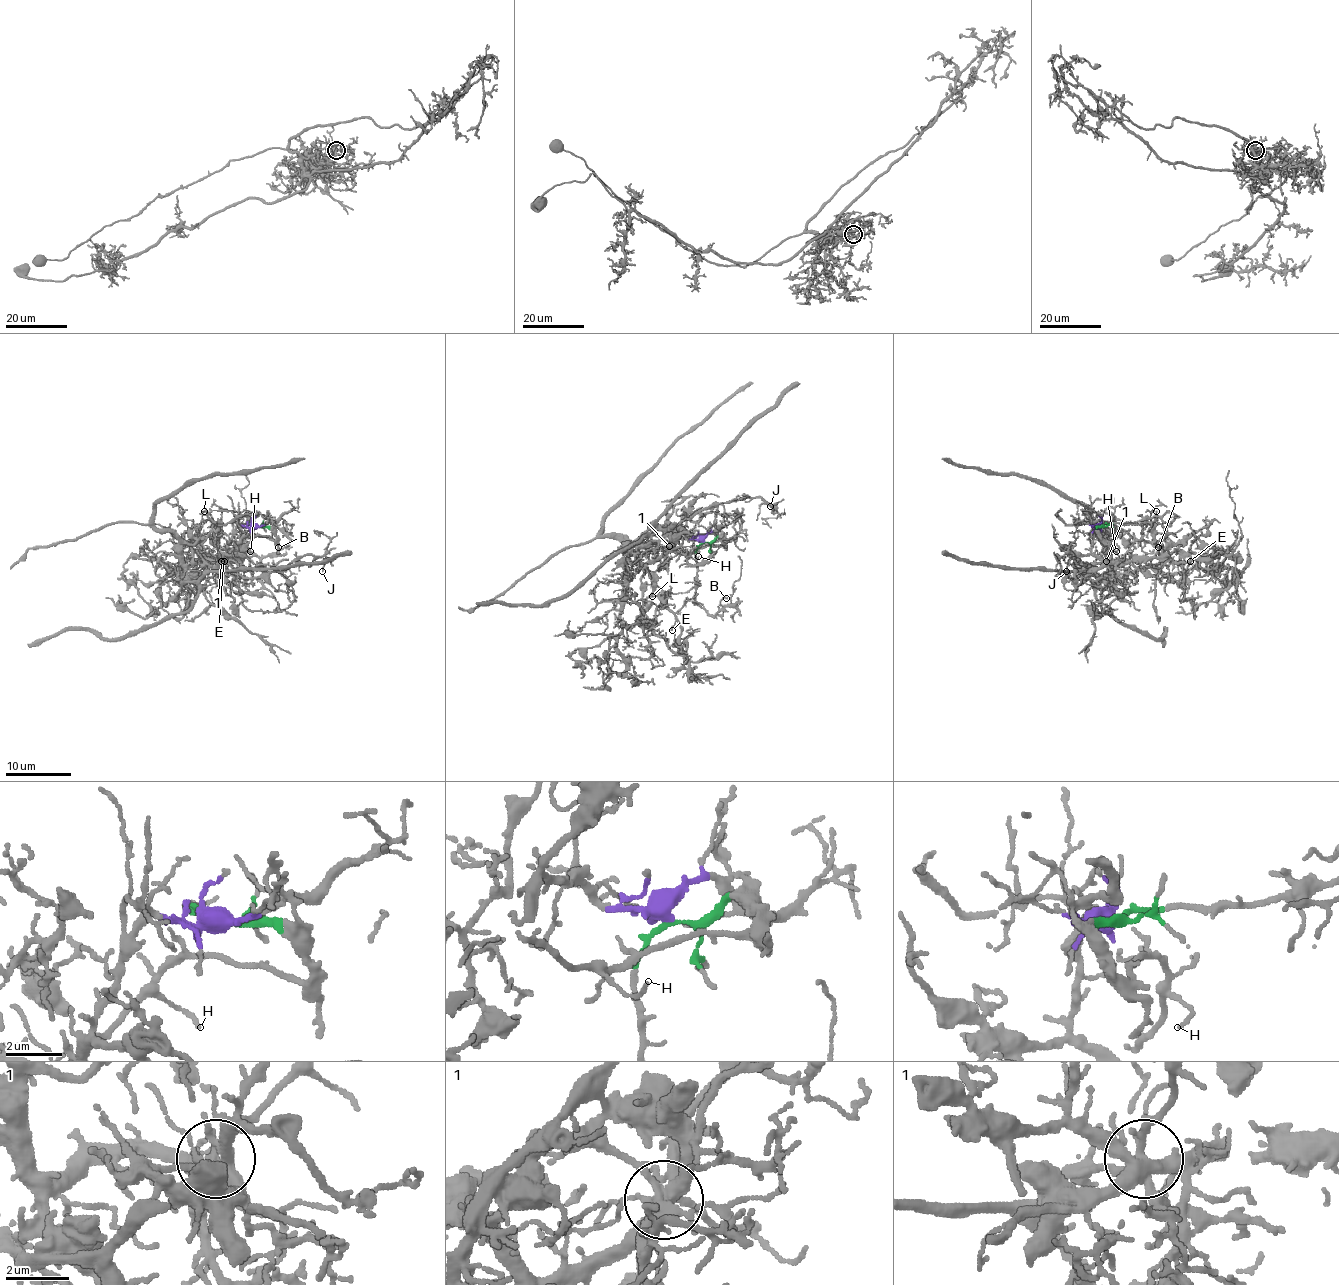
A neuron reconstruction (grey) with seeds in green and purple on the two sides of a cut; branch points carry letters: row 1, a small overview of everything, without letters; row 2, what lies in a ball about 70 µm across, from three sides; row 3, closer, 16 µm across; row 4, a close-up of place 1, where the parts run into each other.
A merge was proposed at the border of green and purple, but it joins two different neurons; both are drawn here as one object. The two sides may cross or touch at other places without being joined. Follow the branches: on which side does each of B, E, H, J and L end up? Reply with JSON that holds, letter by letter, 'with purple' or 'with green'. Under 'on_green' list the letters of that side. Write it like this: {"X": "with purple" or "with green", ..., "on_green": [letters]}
{"B": "with green", "E": "with purple", "H": "with green", "J": "with purple", "L": "with purple", "on_green": ["B", "H"]}

